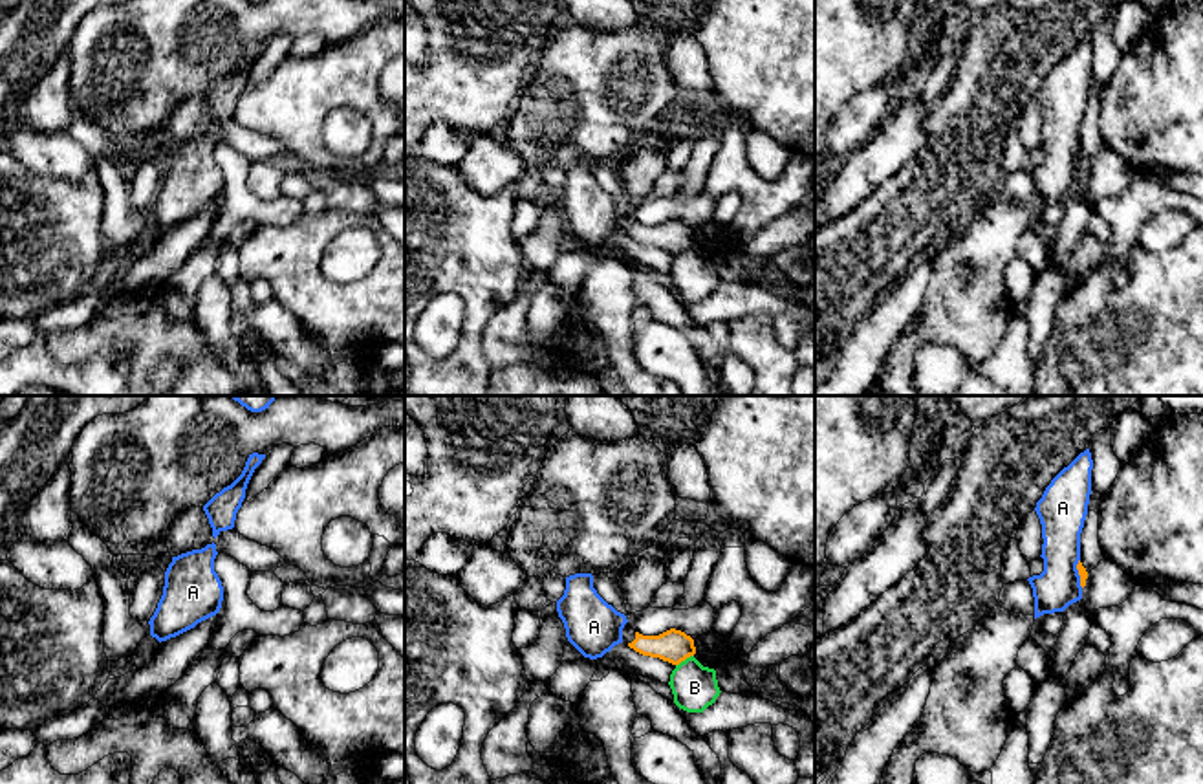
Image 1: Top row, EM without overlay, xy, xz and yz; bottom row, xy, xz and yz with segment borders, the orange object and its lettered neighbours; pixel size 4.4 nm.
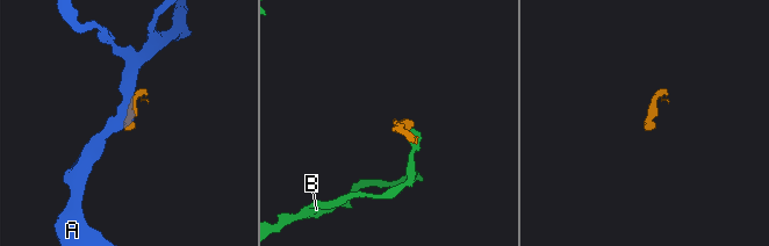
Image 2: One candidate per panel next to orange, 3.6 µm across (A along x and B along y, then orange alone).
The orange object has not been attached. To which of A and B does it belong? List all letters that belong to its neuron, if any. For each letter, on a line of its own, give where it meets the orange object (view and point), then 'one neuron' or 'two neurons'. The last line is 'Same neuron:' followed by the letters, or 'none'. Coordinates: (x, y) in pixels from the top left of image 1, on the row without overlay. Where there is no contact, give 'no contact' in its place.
A: yz (1079, 163) | two neurons
B: xz (683, 250) | two neurons
Same neuron: none

